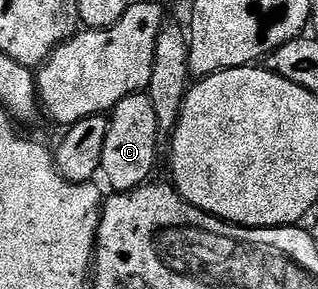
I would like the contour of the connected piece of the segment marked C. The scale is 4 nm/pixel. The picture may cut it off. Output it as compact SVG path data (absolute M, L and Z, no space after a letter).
M138 93L119 101L109 119L107 141L101 150L100 174L109 178L114 192L132 191L150 178L153 166L157 163L157 122L155 109L151 105L148 94Z

